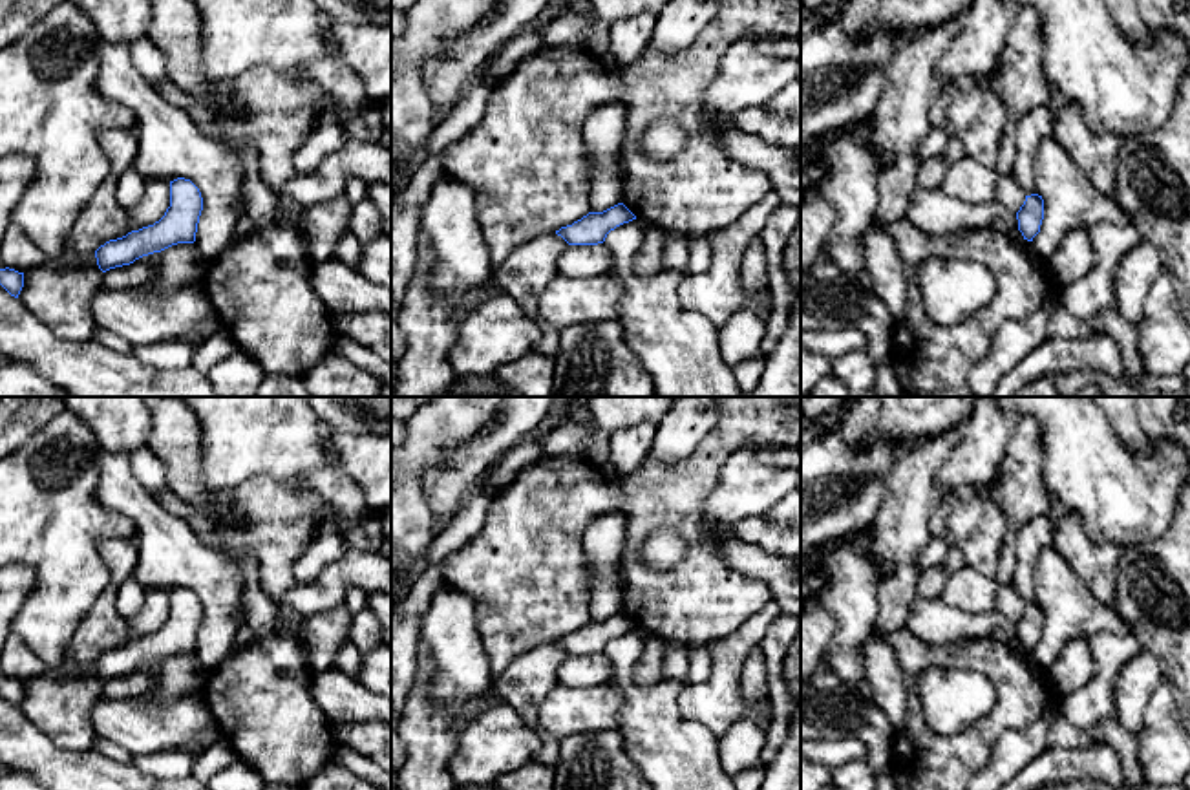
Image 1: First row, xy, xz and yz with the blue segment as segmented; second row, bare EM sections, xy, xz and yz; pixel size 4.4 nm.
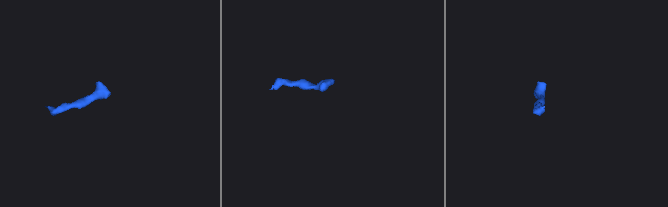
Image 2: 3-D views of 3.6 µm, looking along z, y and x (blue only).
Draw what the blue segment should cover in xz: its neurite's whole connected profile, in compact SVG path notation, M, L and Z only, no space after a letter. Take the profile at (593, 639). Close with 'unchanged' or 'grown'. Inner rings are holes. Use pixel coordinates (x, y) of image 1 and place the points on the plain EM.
M618 613L603 622L589 622L572 635L556 640L568 655L598 655L603 653L607 644L616 636L636 629L636 625Z; unchanged

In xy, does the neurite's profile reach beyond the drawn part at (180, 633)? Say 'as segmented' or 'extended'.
as segmented

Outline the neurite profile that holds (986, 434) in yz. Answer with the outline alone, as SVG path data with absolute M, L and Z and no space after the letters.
M980 397L962 424L963 441L940 472L941 497L960 486L989 485L1018 421L1018 415L1005 411L996 397Z

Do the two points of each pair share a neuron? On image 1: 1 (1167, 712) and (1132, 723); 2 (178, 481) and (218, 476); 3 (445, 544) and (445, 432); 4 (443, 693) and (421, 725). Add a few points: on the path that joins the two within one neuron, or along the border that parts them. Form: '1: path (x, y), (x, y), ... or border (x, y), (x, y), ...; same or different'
1: border (1161, 679), (1148, 703), (1143, 730), (1136, 739); different
2: border (201, 434), (201, 481), (218, 494); different
3: border (439, 525), (426, 564); different
4: border (432, 661), (437, 704), (478, 695); different

